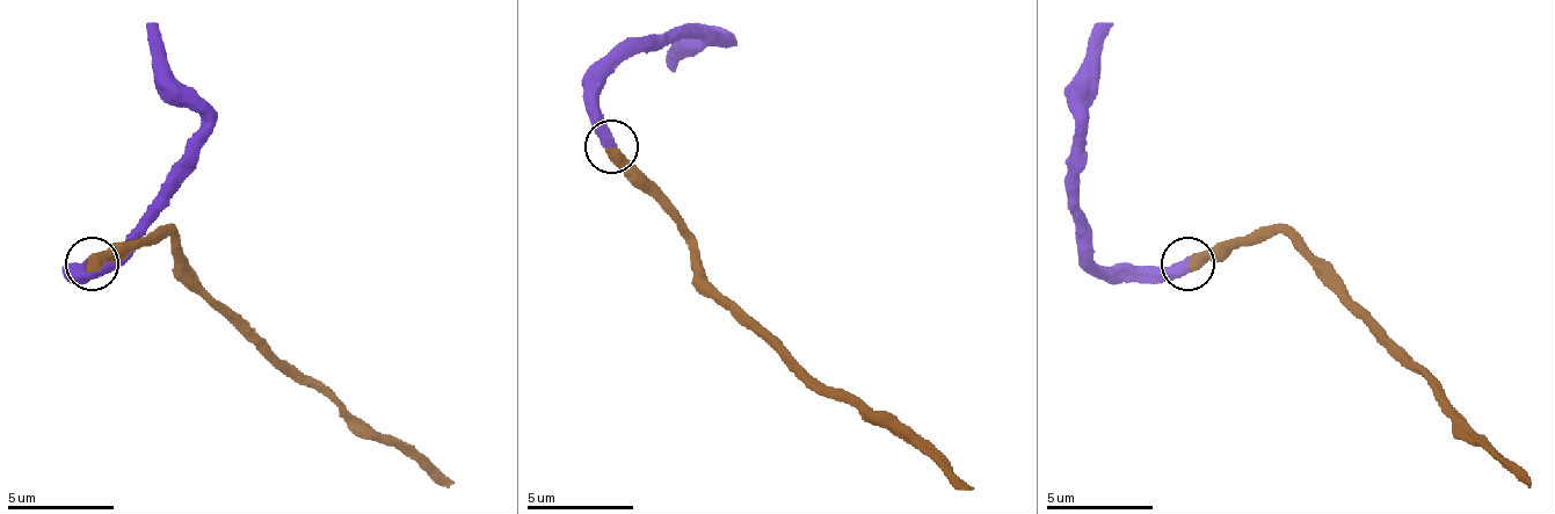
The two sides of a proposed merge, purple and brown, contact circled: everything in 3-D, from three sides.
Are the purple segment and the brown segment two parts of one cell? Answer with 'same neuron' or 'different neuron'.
same neuron

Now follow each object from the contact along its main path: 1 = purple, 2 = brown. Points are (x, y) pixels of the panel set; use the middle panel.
1: (610, 145), (598, 75), (615, 60), (684, 38), (721, 44), (695, 44), (668, 71)
2: (610, 151), (690, 241), (690, 262), (801, 369), (877, 422), (924, 444), (972, 486)

